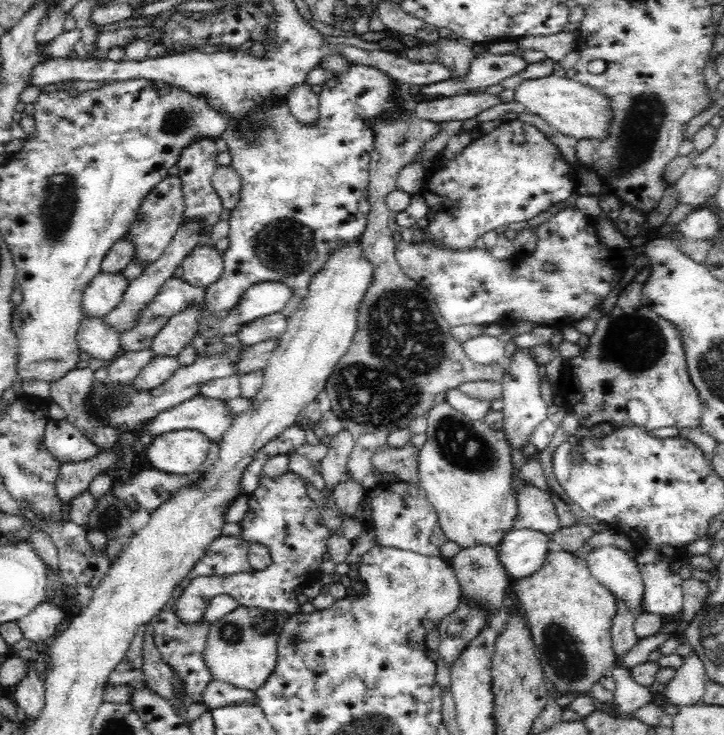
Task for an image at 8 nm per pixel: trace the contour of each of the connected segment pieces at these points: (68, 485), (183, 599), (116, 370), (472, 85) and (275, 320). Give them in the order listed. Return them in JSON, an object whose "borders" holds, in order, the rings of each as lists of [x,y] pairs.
{"borders":[[[[121,443],[109,451],[100,451],[100,454],[90,460],[62,463],[56,480],[56,493],[63,503],[68,505],[75,496],[88,490],[88,485],[98,474],[106,474],[107,468],[114,467],[114,462],[118,460],[118,452],[124,452]]],[[[292,471],[281,474],[276,478],[261,475],[258,486],[254,492],[248,494],[249,512],[244,516],[244,519],[239,523],[242,532],[242,539],[266,546],[270,550],[271,564],[266,570],[246,570],[240,574],[232,576],[212,576],[194,578],[188,586],[183,588],[183,591],[174,601],[173,610],[178,616],[182,624],[200,624],[204,610],[206,610],[208,602],[218,595],[233,596],[239,605],[245,607],[261,608],[269,611],[280,611],[288,613],[290,616],[300,611],[300,602],[296,599],[297,594],[294,590],[300,586],[305,586],[308,582],[317,579],[321,576],[321,565],[324,562],[322,556],[327,552],[327,540],[331,536],[331,531],[324,526],[322,516],[318,512],[316,504],[310,500],[306,493],[306,480],[302,475]]],[[[150,347],[135,353],[122,352],[114,360],[107,362],[108,374],[106,382],[114,384],[131,384],[140,371],[153,359]]],[[[487,51],[474,59],[466,76],[454,77],[454,80],[444,80],[436,84],[420,85],[418,92],[438,98],[486,89],[522,72],[527,66],[526,60],[518,54],[496,56],[496,54],[490,54]]],[[[272,313],[262,318],[250,321],[235,334],[246,347],[258,344],[269,338],[280,337],[287,329],[287,317],[283,314]]]]}

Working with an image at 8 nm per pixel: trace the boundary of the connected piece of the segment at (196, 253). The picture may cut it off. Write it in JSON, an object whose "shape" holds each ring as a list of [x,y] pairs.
{"shape":[[[207,243],[196,245],[182,261],[183,279],[188,284],[206,288],[218,280],[224,268],[223,255]]]}

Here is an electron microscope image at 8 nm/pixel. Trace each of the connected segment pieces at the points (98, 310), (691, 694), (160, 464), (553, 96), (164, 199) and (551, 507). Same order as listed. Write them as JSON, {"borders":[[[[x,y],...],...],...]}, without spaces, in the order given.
{"borders":[[[[100,272],[85,288],[82,298],[84,316],[103,318],[122,302],[128,280],[121,272]]],[[[692,651],[682,659],[674,678],[666,683],[664,696],[670,704],[686,706],[688,704],[702,704],[702,696],[706,690],[707,674],[696,651]]],[[[173,430],[153,438],[146,446],[146,460],[171,475],[198,474],[211,440],[197,430]]],[[[556,71],[545,78],[524,80],[514,93],[515,101],[523,104],[526,112],[541,116],[560,134],[572,136],[576,140],[589,138],[591,141],[604,140],[610,134],[610,131],[606,131],[612,120],[610,100],[597,89],[578,83],[564,73]]],[[[168,175],[146,195],[138,207],[130,226],[123,238],[129,238],[135,248],[135,259],[151,265],[165,251],[175,232],[180,228],[185,206],[182,181],[179,176]]],[[[525,484],[517,497],[518,517],[513,529],[530,528],[548,536],[560,529],[556,505],[549,493],[534,485]]]]}

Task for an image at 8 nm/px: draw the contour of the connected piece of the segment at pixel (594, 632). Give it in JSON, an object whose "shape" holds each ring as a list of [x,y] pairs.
{"shape":[[[556,548],[550,550],[538,572],[516,580],[514,591],[526,611],[525,619],[546,680],[563,695],[591,690],[615,660],[610,628],[617,612],[617,598],[594,579],[585,560]]]}

